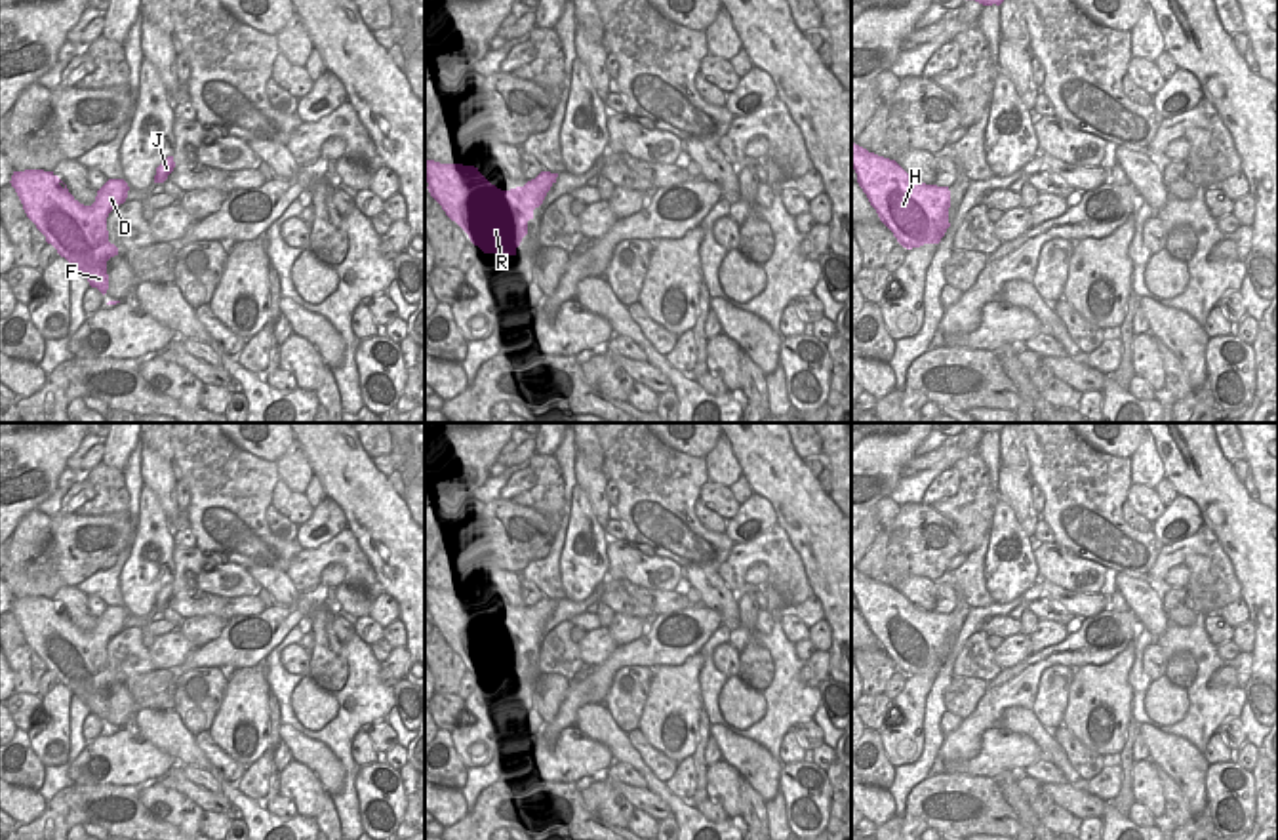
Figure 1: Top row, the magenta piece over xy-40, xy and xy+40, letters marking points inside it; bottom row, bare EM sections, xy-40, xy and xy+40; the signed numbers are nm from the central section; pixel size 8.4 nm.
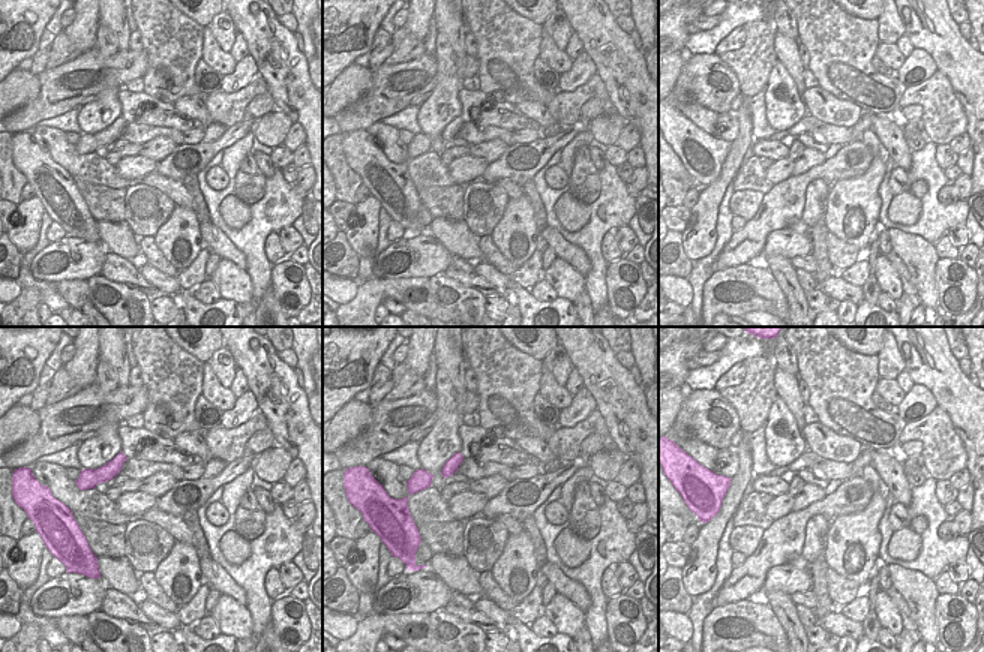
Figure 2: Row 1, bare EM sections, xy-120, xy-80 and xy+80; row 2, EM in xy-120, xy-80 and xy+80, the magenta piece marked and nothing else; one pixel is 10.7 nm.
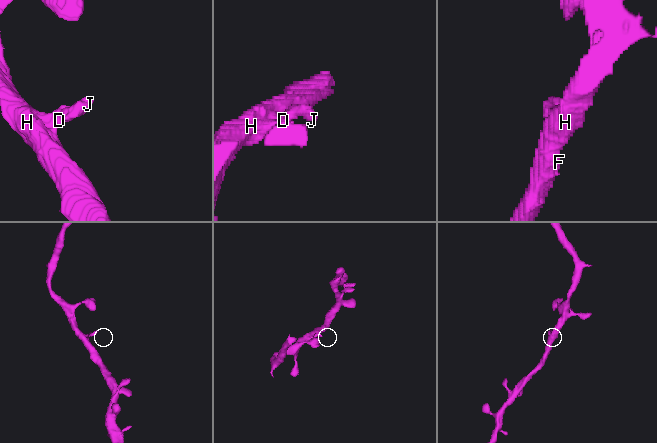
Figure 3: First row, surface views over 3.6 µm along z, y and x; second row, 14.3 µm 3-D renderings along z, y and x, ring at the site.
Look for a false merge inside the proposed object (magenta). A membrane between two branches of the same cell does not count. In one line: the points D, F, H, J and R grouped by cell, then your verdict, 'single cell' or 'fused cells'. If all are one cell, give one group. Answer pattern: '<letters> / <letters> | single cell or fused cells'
D F H J R | single cell

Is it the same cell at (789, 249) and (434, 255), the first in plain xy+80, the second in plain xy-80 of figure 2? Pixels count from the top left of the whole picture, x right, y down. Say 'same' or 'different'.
same

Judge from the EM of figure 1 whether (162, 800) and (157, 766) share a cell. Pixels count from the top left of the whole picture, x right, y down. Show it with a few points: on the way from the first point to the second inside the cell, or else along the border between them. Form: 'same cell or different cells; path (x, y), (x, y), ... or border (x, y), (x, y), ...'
different cells; border (157, 781), (147, 781), (141, 787)

